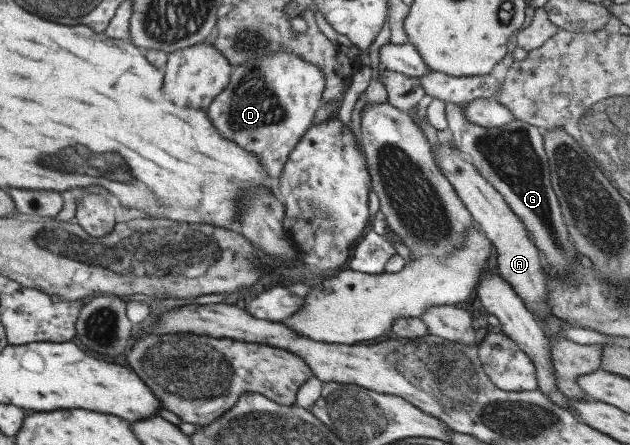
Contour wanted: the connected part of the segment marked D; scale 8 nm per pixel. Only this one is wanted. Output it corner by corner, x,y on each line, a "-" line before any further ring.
286,50
261,55
253,61
233,67
226,87
210,101
208,117
212,125
218,129
218,133
230,137
236,145
242,145
244,149
256,153
270,177
278,177
290,150
294,149
302,134
312,125
312,117
321,105
323,89
324,74
313,63
303,61

